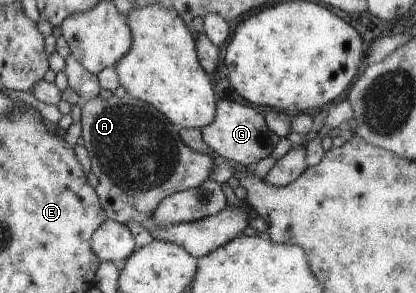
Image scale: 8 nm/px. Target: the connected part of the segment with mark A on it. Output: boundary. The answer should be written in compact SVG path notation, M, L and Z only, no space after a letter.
M68 56L65 62L66 68L63 72L68 77L66 78L68 87L86 100L81 107L81 137L92 162L91 172L98 178L96 191L99 192L99 199L102 200L103 207L106 209L107 219L124 225L128 222L139 222L142 225L142 222L150 218L150 214L154 215L156 208L164 198L176 192L201 187L206 180L210 180L210 172L214 170L214 166L225 161L219 156L214 158L212 154L204 154L204 152L196 152L188 148L187 144L180 139L179 128L147 103L131 98L129 95L125 95L124 98L113 95L112 98L102 100L98 97L102 88L96 78L97 75L88 72L74 56Z

